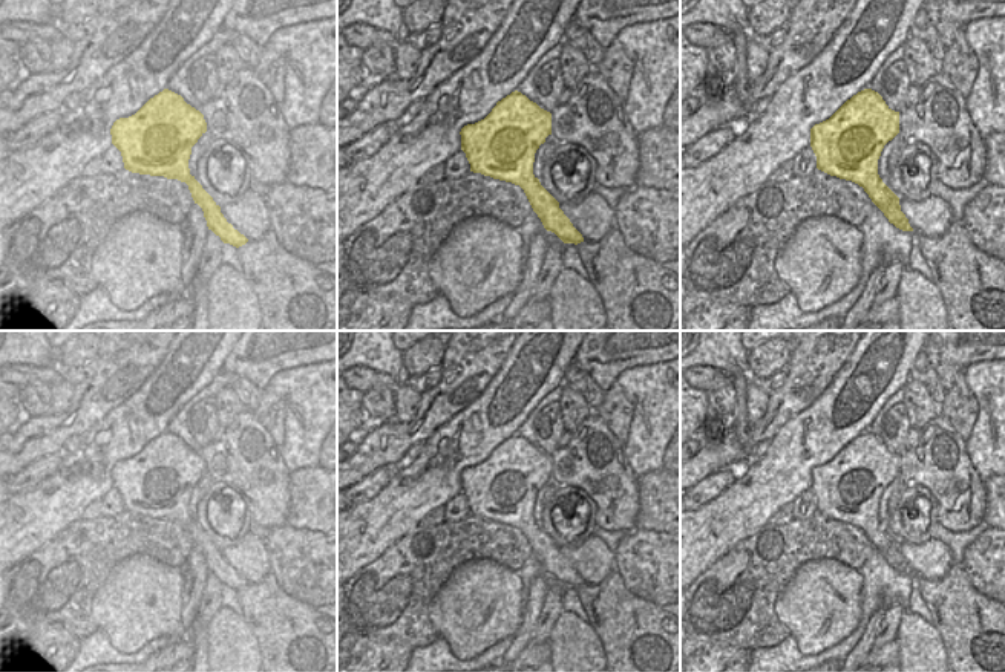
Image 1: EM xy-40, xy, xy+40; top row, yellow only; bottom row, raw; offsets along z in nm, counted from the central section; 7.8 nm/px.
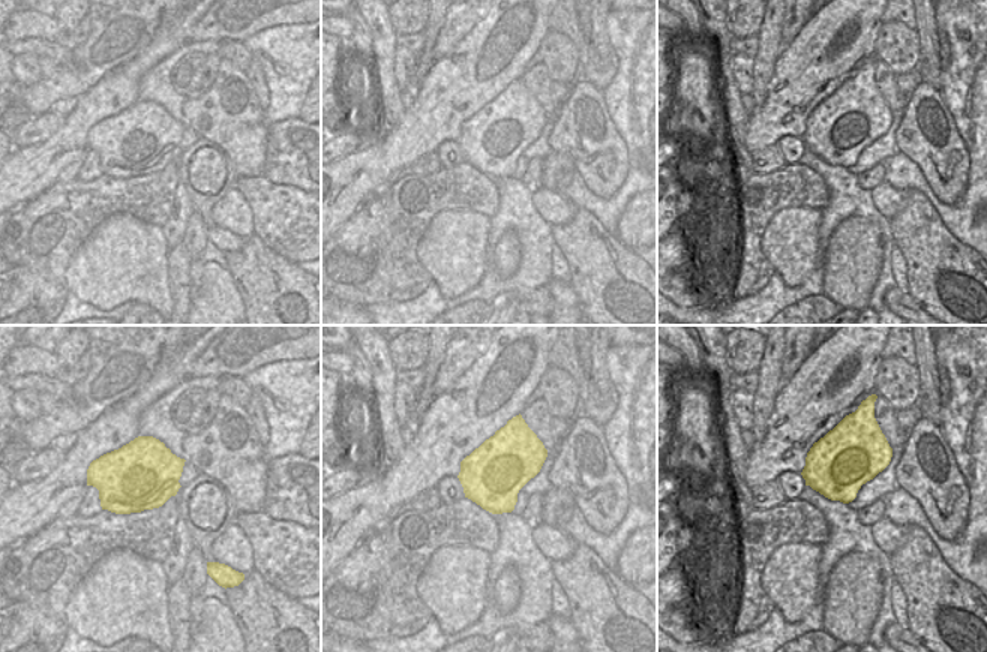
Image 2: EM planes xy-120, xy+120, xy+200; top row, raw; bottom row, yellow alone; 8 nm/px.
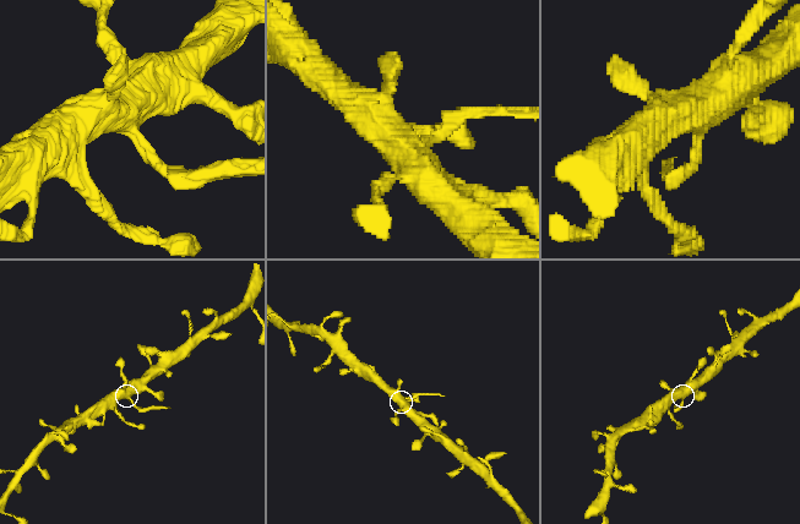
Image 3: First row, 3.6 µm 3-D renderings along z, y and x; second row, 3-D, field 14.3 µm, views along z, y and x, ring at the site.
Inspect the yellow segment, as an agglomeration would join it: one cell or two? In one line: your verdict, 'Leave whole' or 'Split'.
Leave whole.

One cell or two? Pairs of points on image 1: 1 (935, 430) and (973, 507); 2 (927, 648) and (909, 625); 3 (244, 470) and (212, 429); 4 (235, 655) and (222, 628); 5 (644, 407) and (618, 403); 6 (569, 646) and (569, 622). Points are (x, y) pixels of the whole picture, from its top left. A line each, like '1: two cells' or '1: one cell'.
1: one cell
2: one cell
3: two cells
4: one cell
5: two cells
6: one cell

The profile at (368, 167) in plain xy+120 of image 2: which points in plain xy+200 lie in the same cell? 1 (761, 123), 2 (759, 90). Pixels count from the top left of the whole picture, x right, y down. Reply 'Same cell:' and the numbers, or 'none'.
Same cell: 1

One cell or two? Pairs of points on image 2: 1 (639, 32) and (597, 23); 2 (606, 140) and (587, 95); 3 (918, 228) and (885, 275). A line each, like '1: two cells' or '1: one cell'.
1: two cells
2: one cell
3: two cells

